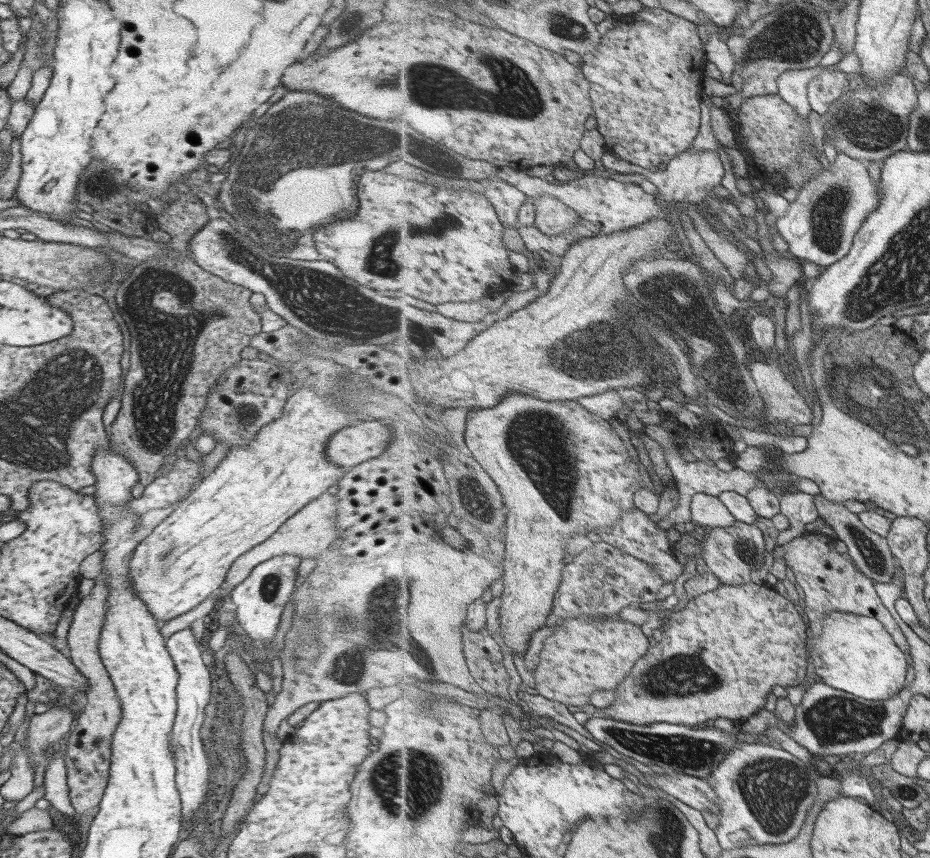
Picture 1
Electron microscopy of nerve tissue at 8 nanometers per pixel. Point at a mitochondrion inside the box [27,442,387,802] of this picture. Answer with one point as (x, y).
(272, 584)

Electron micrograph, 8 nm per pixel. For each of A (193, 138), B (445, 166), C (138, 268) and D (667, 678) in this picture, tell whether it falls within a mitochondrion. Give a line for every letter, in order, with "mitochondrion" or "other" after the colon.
A: other
B: other
C: other
D: mitochondrion

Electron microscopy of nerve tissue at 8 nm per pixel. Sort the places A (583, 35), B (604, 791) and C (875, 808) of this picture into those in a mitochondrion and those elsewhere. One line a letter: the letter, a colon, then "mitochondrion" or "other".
A: mitochondrion
B: other
C: other

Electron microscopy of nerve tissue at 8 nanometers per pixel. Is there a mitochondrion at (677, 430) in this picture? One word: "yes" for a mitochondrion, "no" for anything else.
no

